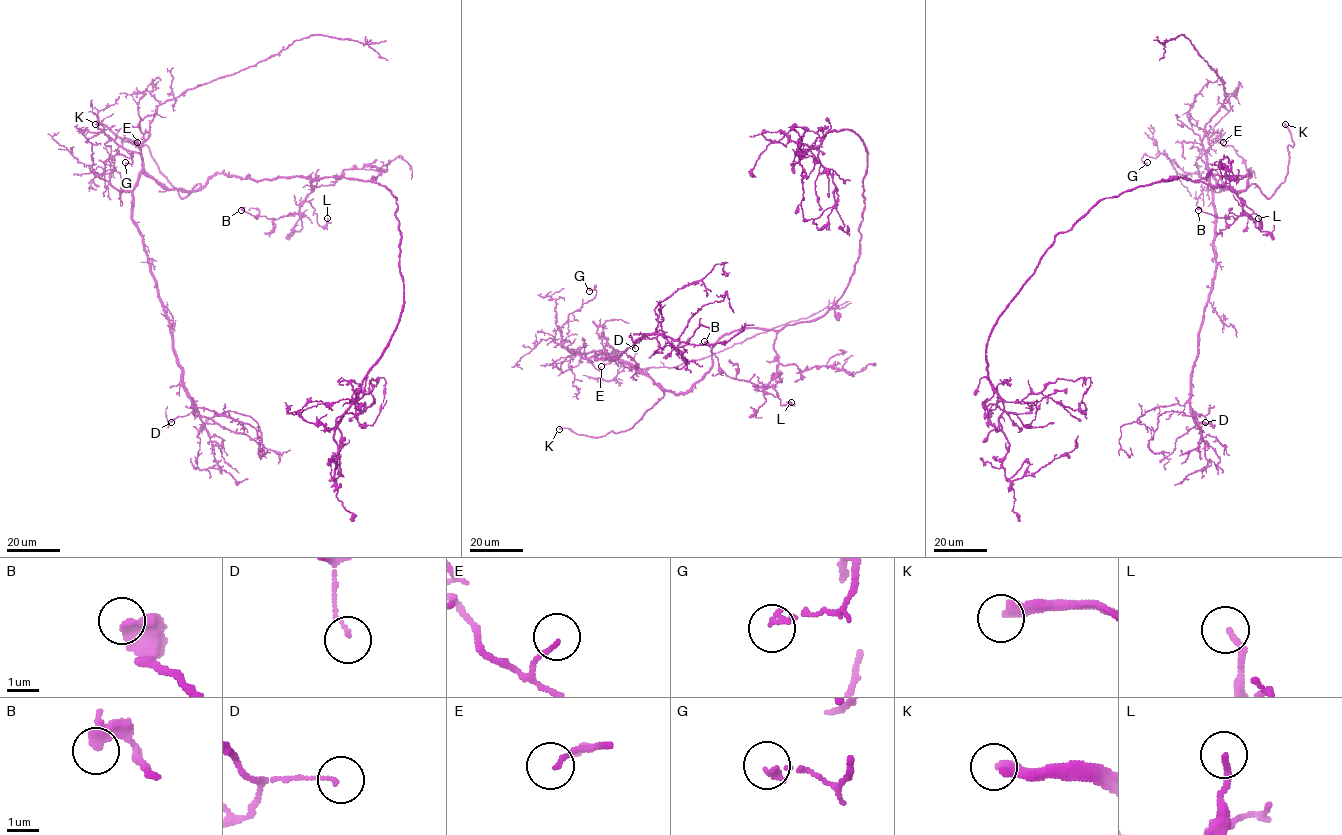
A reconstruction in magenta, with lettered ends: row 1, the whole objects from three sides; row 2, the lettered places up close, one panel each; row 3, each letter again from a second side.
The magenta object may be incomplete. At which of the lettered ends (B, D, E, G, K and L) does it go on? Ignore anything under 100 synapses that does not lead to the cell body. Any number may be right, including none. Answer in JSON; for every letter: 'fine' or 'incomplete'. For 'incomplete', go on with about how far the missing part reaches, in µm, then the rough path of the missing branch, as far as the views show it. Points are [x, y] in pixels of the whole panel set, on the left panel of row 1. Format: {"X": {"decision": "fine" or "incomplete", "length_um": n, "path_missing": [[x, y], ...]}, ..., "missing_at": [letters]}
{"B": {"decision": "fine"}, "D": {"decision": "fine"}, "E": {"decision": "fine"}, "G": {"decision": "fine"}, "K": {"decision": "incomplete", "length_um": 20, "path_missing": [[95, 124], [58, 111]]}, "L": {"decision": "fine"}, "missing_at": ["K"]}

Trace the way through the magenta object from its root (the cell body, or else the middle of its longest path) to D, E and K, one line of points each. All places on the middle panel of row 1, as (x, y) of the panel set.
D: (752, 328), (725, 334), (712, 368), (686, 392), (665, 390), (605, 353), (595, 359), (657, 334), (635, 348)
E: (752, 328), (725, 334), (712, 348), (712, 368), (686, 392), (664, 390), (606, 350), (585, 354), (601, 366)
K: (752, 328), (725, 334), (712, 348), (712, 368), (686, 392), (664, 390), (631, 428), (599, 437), (559, 429)

